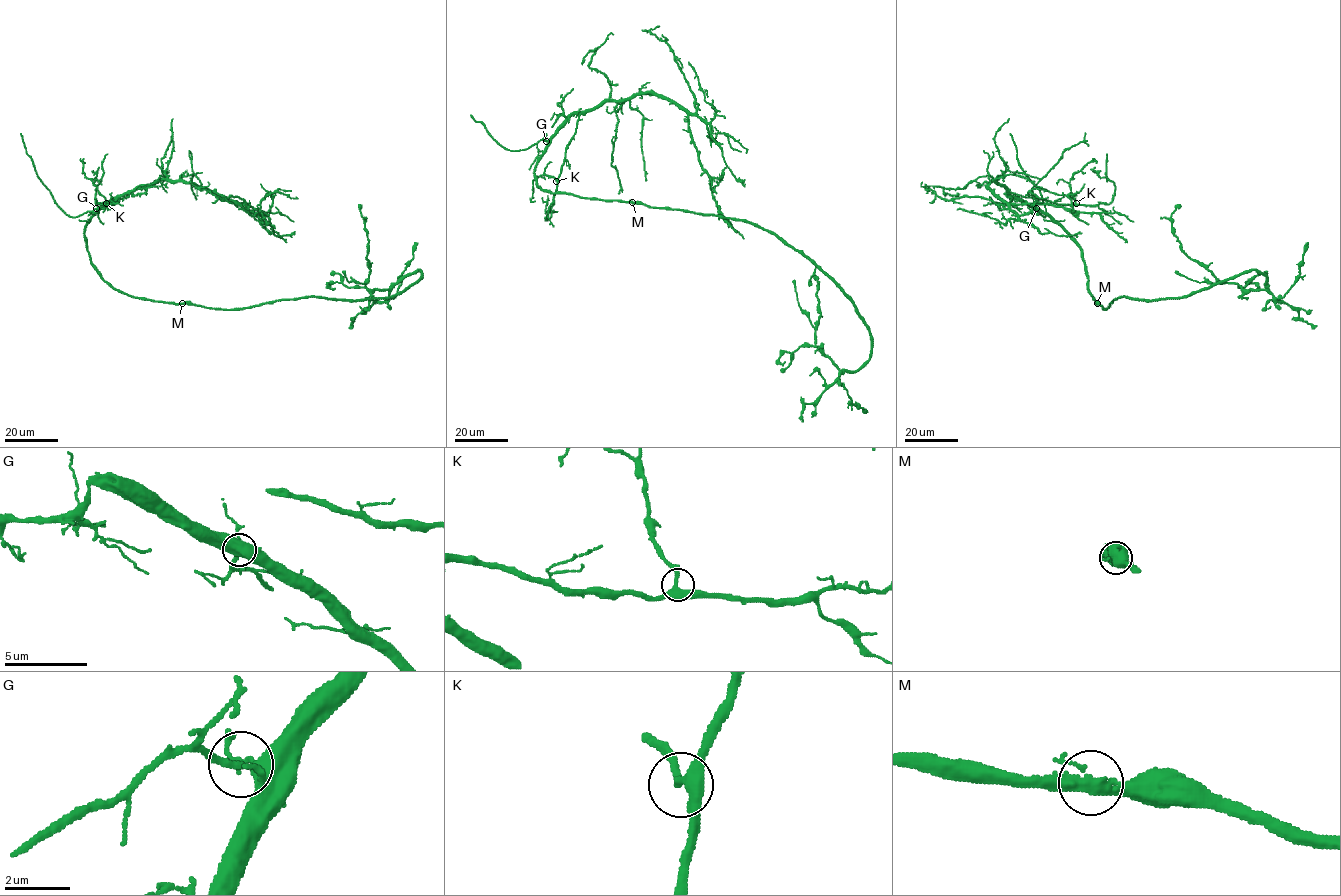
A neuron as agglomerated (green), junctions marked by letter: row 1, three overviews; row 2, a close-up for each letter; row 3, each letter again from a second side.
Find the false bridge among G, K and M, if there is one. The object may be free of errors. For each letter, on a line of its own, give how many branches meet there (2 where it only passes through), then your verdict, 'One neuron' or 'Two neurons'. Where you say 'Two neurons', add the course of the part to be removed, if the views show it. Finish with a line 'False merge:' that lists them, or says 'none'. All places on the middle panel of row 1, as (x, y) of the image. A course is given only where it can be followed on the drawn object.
G: Branches: 3. One neuron
K: Branches: 3. One neuron
M: Branches: 3. One neuron
False merge: none

